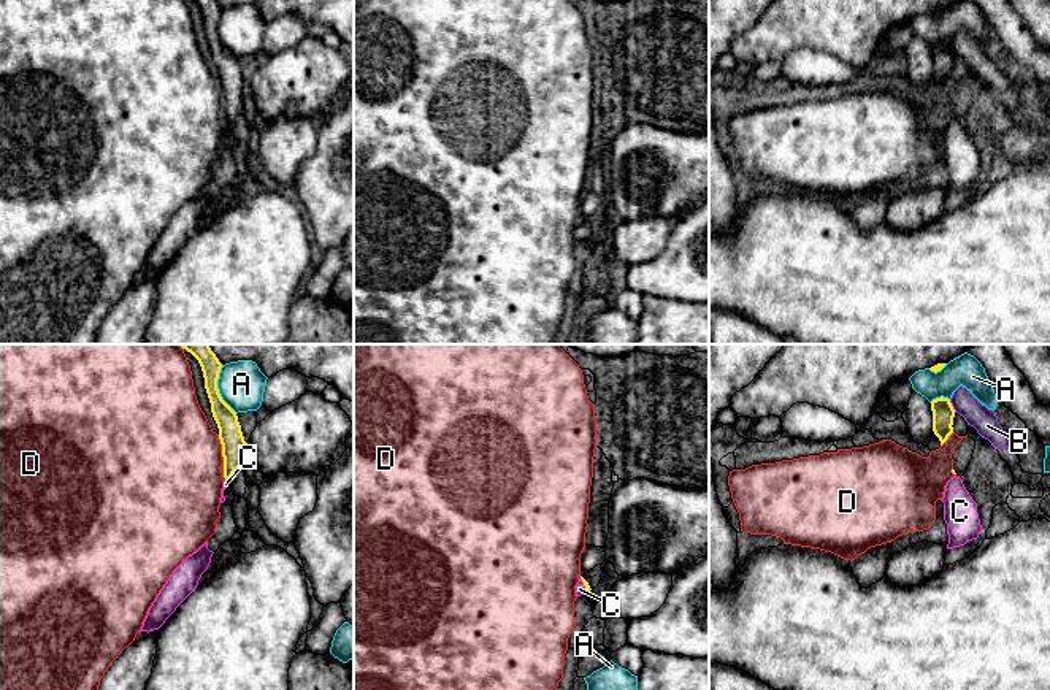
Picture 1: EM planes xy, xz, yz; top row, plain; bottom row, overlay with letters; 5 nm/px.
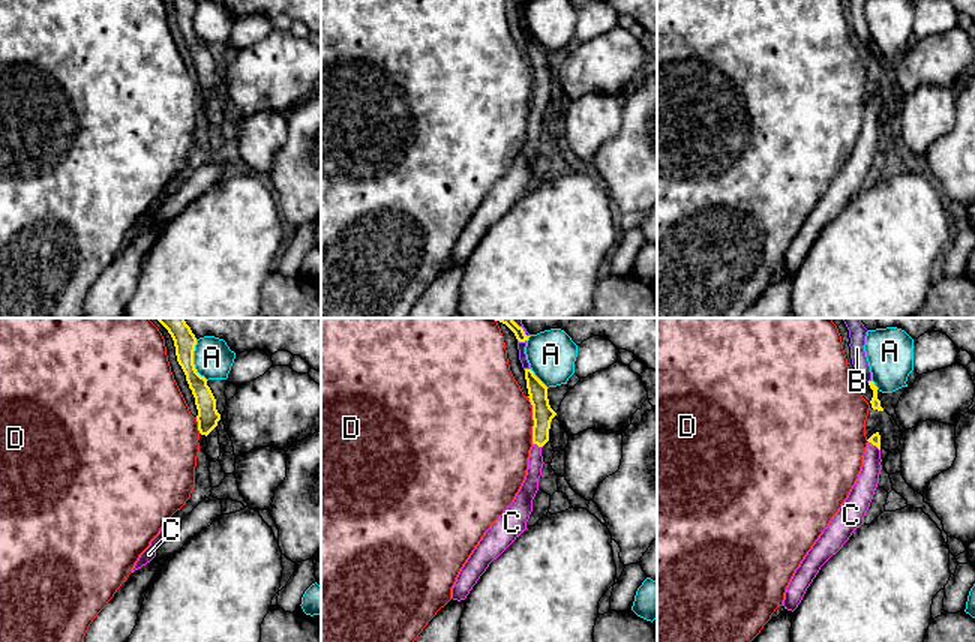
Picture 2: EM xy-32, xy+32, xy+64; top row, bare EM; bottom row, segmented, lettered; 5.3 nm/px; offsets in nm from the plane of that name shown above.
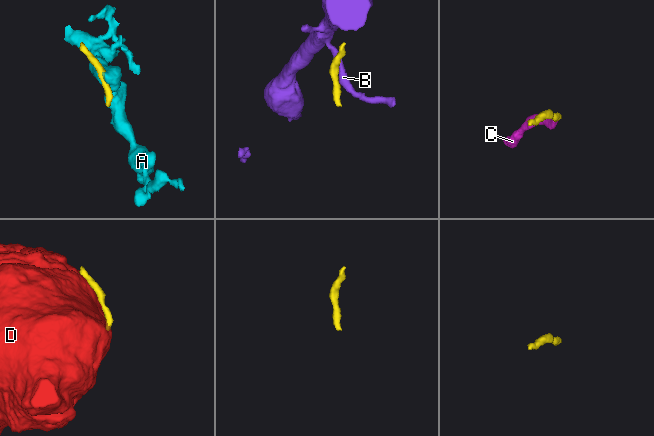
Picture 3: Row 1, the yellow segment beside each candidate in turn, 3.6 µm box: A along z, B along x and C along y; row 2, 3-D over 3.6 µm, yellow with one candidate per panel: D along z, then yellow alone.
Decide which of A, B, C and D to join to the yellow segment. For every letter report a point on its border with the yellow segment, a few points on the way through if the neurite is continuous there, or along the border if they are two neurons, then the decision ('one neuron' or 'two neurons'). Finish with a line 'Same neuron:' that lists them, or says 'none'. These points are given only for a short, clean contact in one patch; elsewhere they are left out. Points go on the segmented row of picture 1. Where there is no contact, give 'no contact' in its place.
A: contact xy (218, 389); border xy (221, 365), (218, 378), (219, 395), (237, 413); two neurons
B: contact yz (952, 406); two neurons
C: contact xz (584, 584); way xz (587, 587), (584, 584), (579, 589); one neuron
D: contact xy (222, 456); two neurons
Same neuron: C

